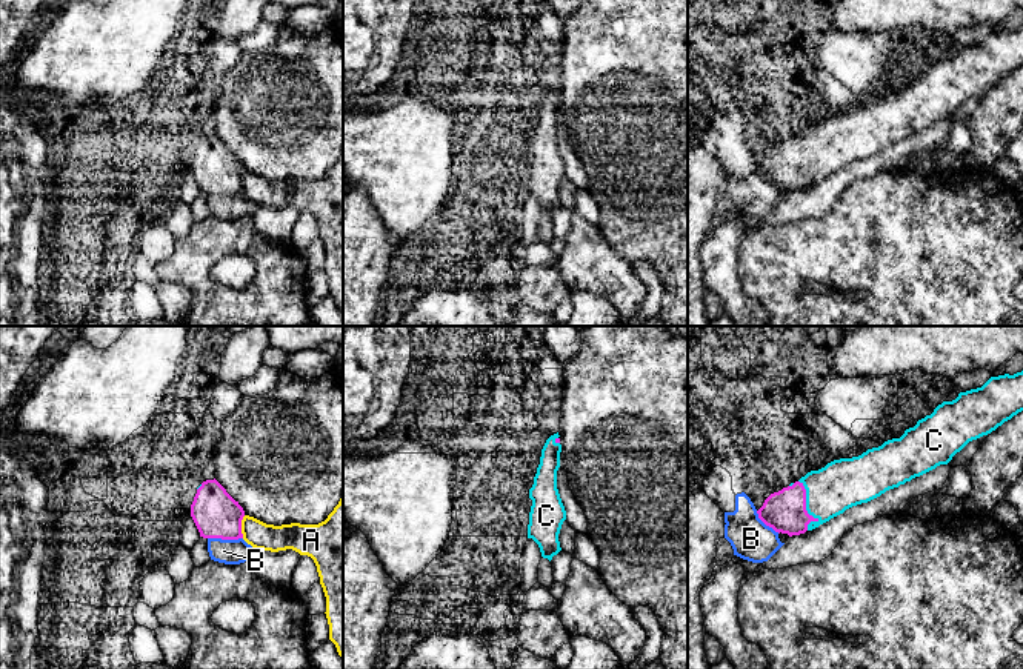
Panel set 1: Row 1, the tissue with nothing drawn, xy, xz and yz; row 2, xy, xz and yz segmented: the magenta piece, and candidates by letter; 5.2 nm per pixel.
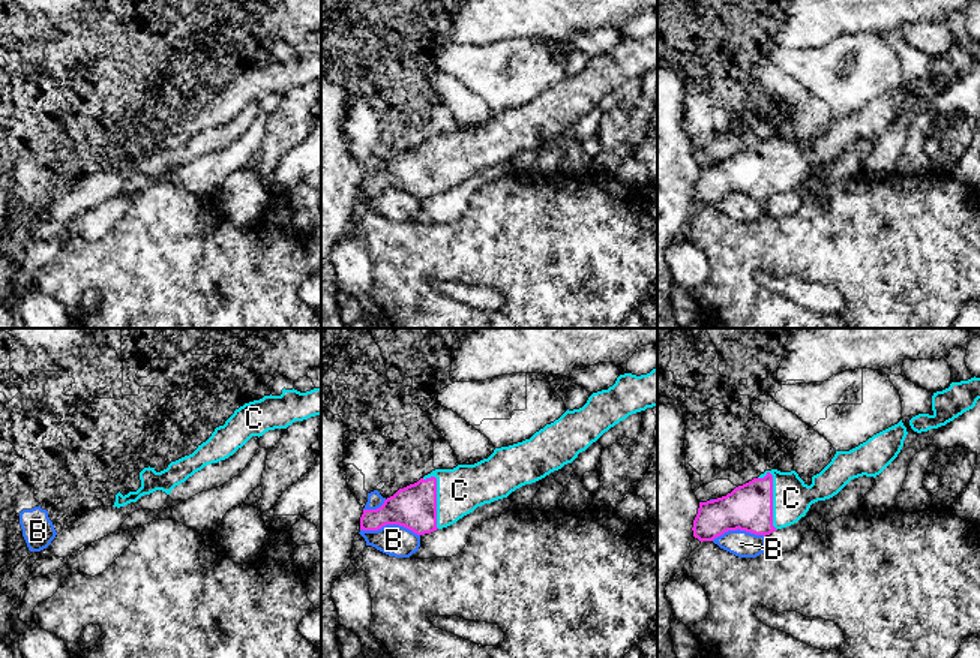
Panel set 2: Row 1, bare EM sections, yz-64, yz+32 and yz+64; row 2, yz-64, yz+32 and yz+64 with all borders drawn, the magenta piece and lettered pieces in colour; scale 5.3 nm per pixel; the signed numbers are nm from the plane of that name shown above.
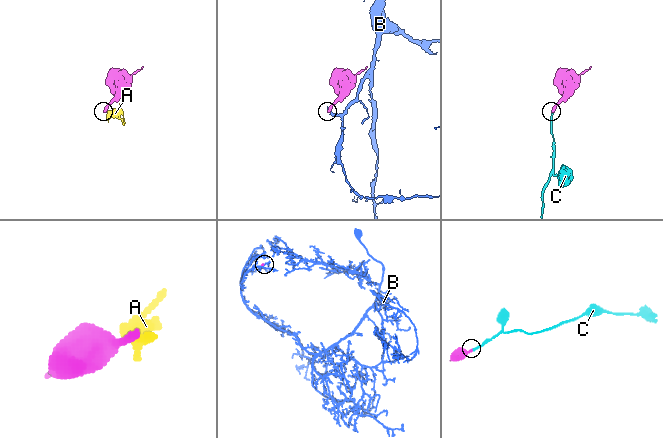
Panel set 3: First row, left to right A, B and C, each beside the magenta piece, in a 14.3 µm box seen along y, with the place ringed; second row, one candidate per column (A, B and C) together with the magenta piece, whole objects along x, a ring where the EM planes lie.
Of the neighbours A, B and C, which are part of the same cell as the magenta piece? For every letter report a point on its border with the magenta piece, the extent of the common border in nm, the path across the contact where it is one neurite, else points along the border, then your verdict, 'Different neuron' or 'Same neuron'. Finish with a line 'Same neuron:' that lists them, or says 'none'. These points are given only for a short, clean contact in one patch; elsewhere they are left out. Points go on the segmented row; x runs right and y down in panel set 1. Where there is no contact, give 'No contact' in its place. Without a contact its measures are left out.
A: Touches magenta at xy (240, 526). Shared border 120 nm. Boundary: xy (245, 515), (242, 520), (242, 537). Different neuron
B: Touches magenta at xy (225, 539). Shared border 180 nm. Different neuron
C: Touches magenta at yz (805, 505). Shared border 260 nm. Path across: yz (785, 511), (805, 505), (843, 483). Same neuron
Same neuron: C

